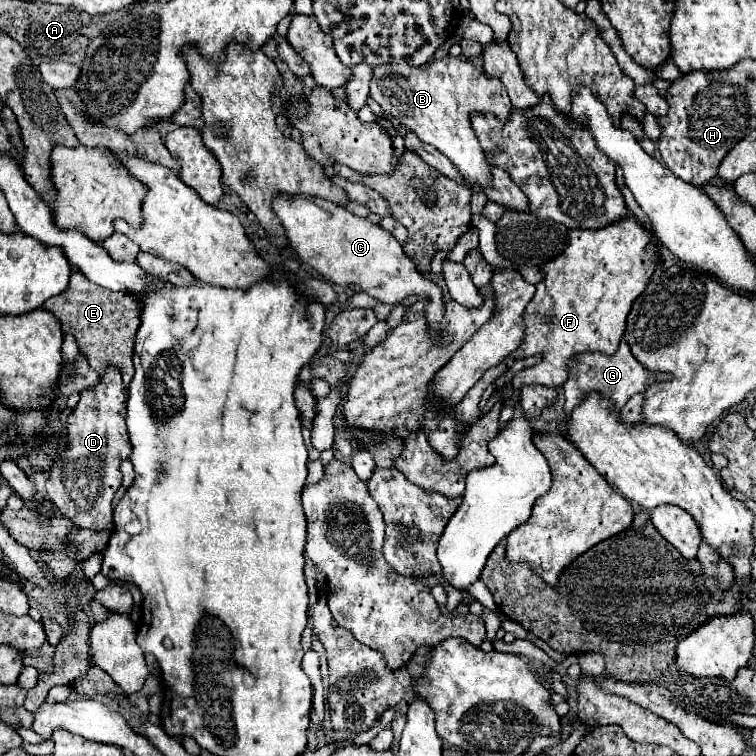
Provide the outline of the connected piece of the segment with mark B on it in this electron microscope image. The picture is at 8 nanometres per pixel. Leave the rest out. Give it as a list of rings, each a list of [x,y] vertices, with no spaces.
[[[444,57],[430,65],[380,65],[374,67],[370,97],[380,103],[386,115],[396,117],[406,129],[414,131],[420,141],[434,145],[444,153],[462,179],[474,187],[492,185],[490,165],[470,125],[470,115],[492,113],[498,121],[510,119],[510,99],[500,79],[490,79],[464,57]]]

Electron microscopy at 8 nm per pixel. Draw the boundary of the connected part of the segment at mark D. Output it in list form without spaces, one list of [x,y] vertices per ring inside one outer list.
[[[108,367],[106,377],[94,387],[80,393],[80,401],[68,417],[68,445],[64,467],[52,467],[46,481],[48,499],[78,529],[104,531],[114,529],[112,499],[122,485],[118,465],[128,459],[132,447],[126,433],[126,395],[122,375],[116,367]]]

